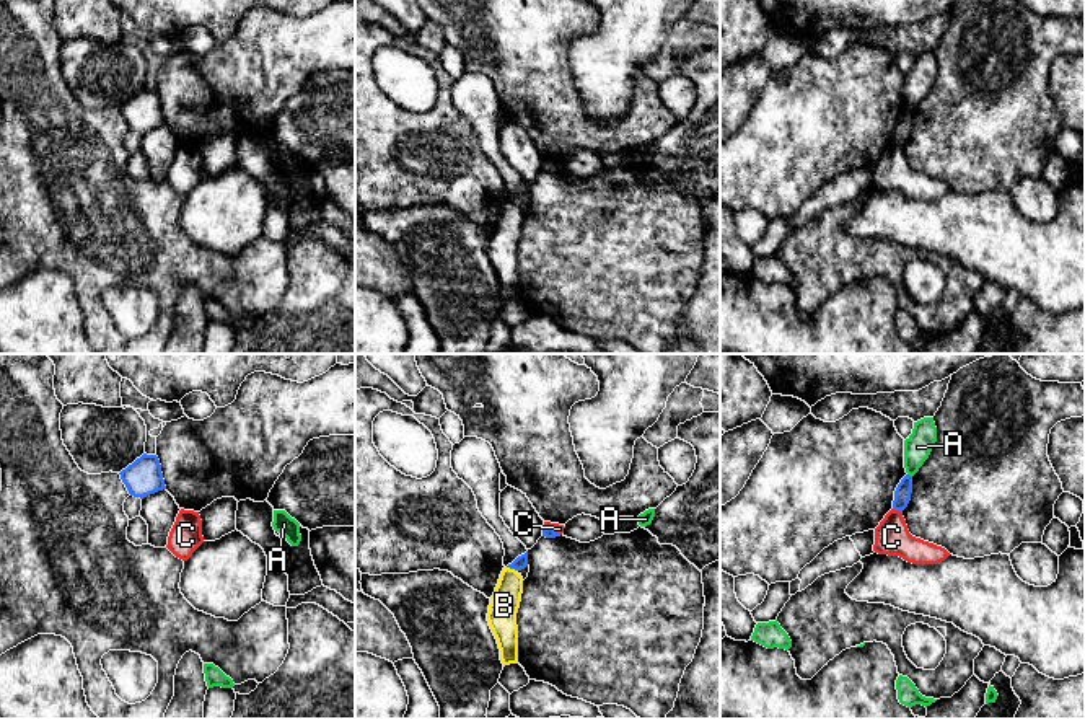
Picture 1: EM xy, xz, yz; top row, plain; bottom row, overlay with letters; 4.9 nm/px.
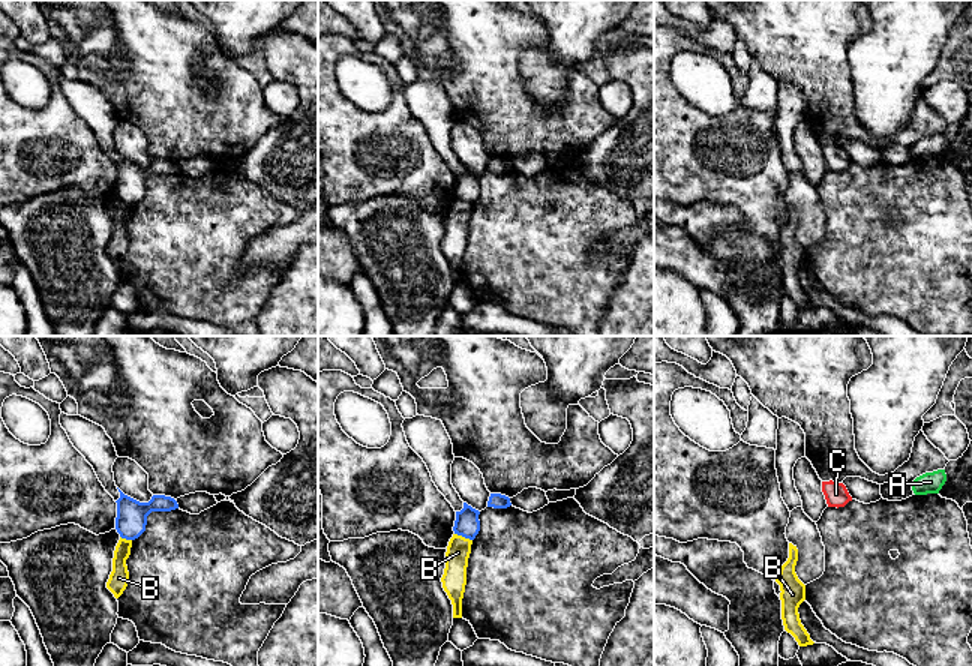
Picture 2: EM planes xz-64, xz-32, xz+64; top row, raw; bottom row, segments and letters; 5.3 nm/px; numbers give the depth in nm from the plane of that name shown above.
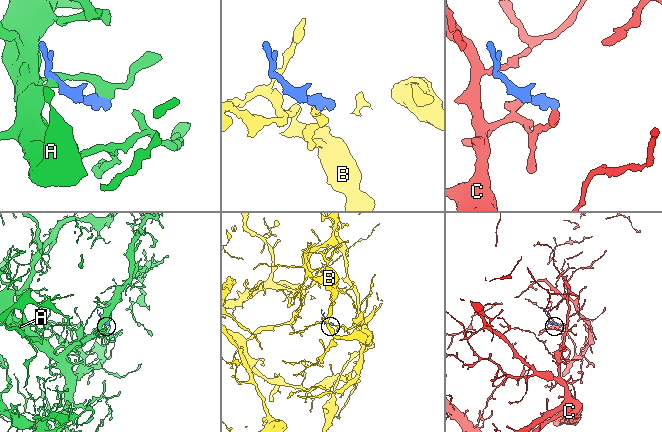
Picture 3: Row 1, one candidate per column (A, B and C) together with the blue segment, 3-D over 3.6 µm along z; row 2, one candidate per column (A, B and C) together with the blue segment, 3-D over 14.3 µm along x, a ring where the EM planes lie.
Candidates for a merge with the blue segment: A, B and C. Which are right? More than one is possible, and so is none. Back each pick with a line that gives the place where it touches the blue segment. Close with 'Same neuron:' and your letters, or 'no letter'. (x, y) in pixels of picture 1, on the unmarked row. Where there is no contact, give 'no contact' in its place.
Same neuron: no letter

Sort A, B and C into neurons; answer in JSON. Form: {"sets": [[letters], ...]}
{"sets": [["A"], ["B"], ["C"]]}

